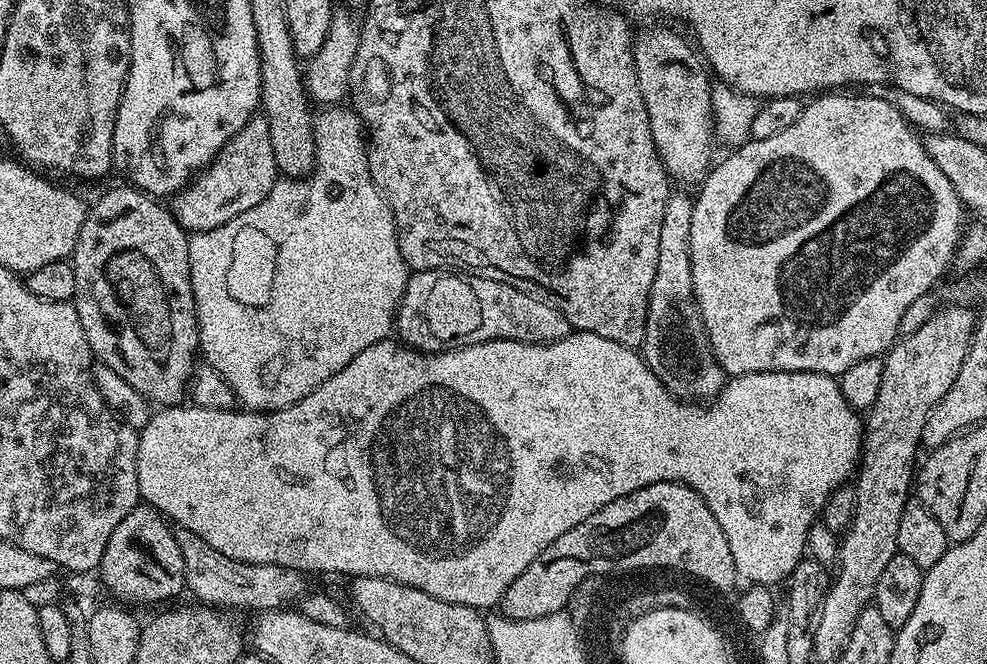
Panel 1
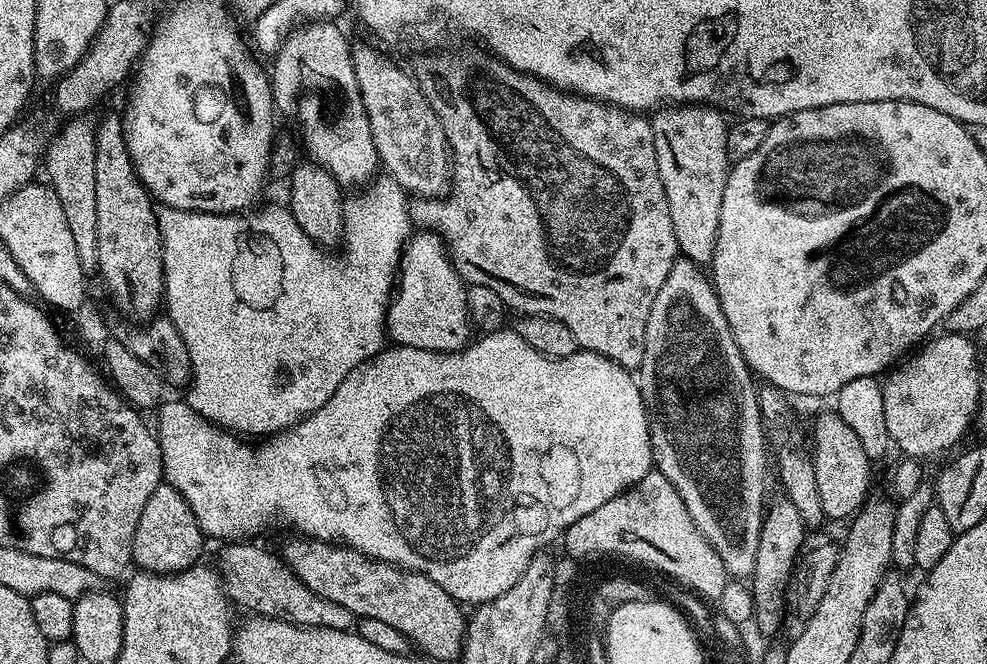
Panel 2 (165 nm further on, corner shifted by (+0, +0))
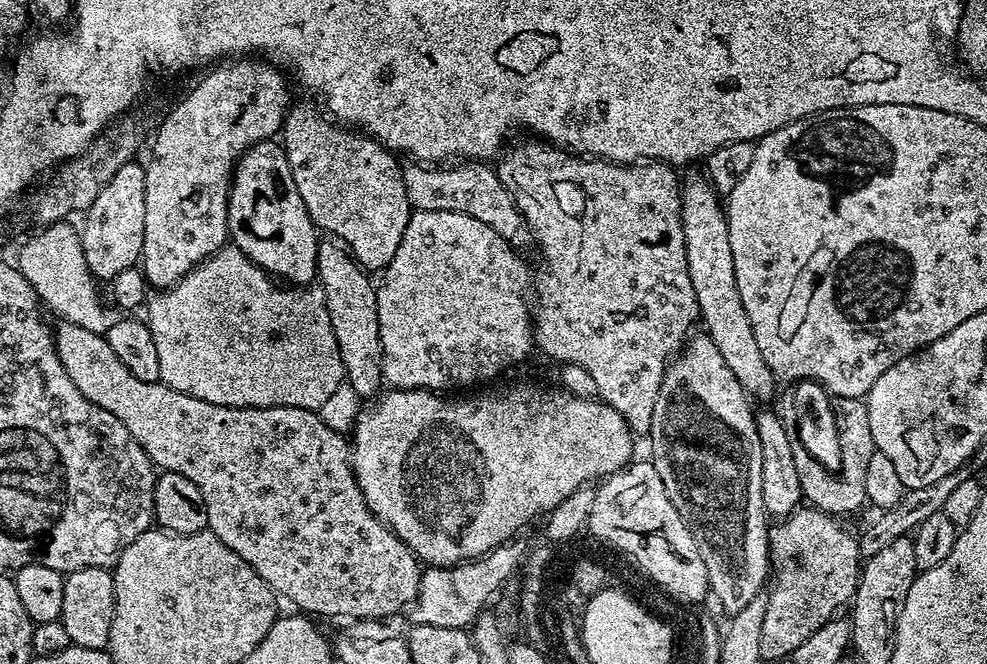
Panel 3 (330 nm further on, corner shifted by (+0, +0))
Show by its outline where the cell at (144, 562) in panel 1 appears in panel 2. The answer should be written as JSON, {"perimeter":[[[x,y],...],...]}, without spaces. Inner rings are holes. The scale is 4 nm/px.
{"perimeter":[[[161,482],[150,494],[150,502],[142,510],[142,518],[138,518],[138,526],[132,539],[132,558],[135,567],[140,570],[155,570],[161,574],[182,572],[185,568],[193,568],[204,552],[206,537],[201,532],[190,506],[166,482]]]}

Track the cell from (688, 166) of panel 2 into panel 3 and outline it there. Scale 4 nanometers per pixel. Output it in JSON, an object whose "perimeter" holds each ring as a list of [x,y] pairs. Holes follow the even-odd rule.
{"perimeter":[[[707,179],[687,180],[682,184],[682,230],[686,238],[686,260],[694,296],[698,298],[699,323],[703,331],[718,346],[726,366],[753,401],[768,400],[776,392],[778,377],[766,366],[762,350],[754,338],[754,326],[742,306],[738,294],[738,278],[734,278],[734,253],[730,250],[728,214],[721,197]]]}

